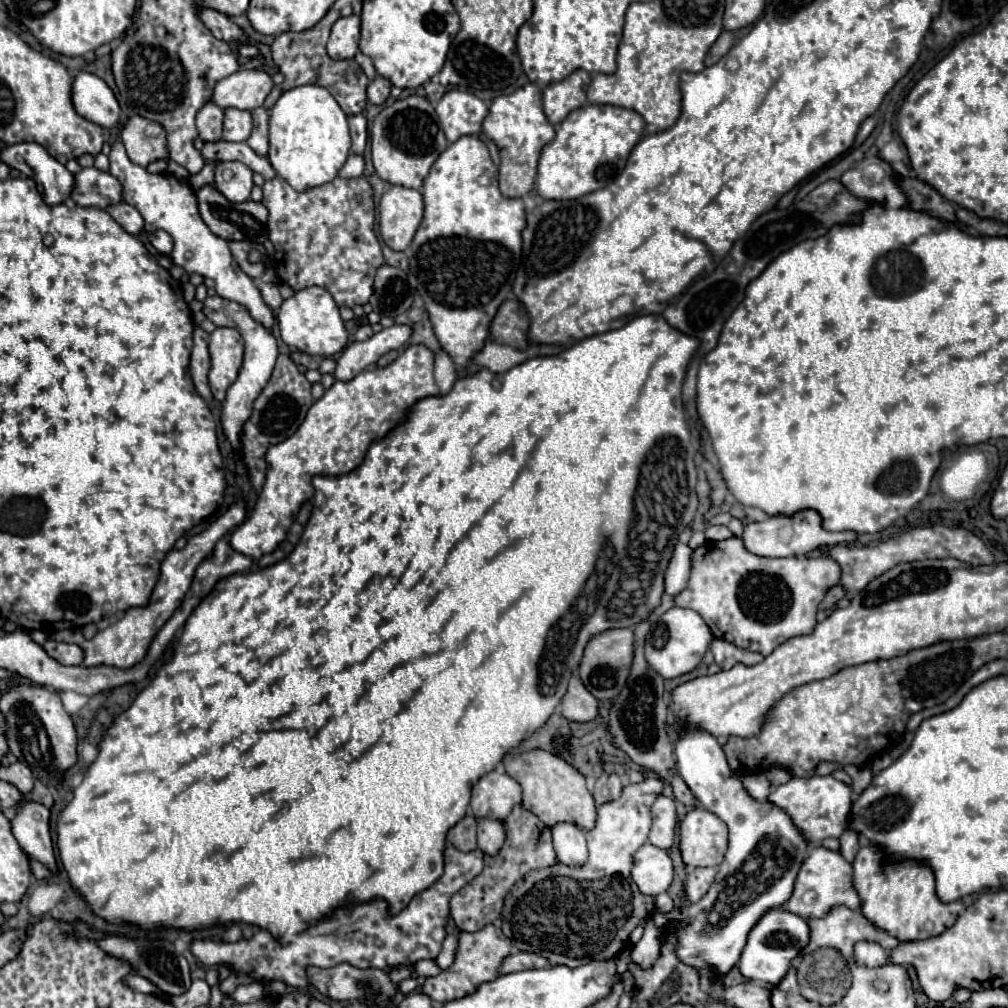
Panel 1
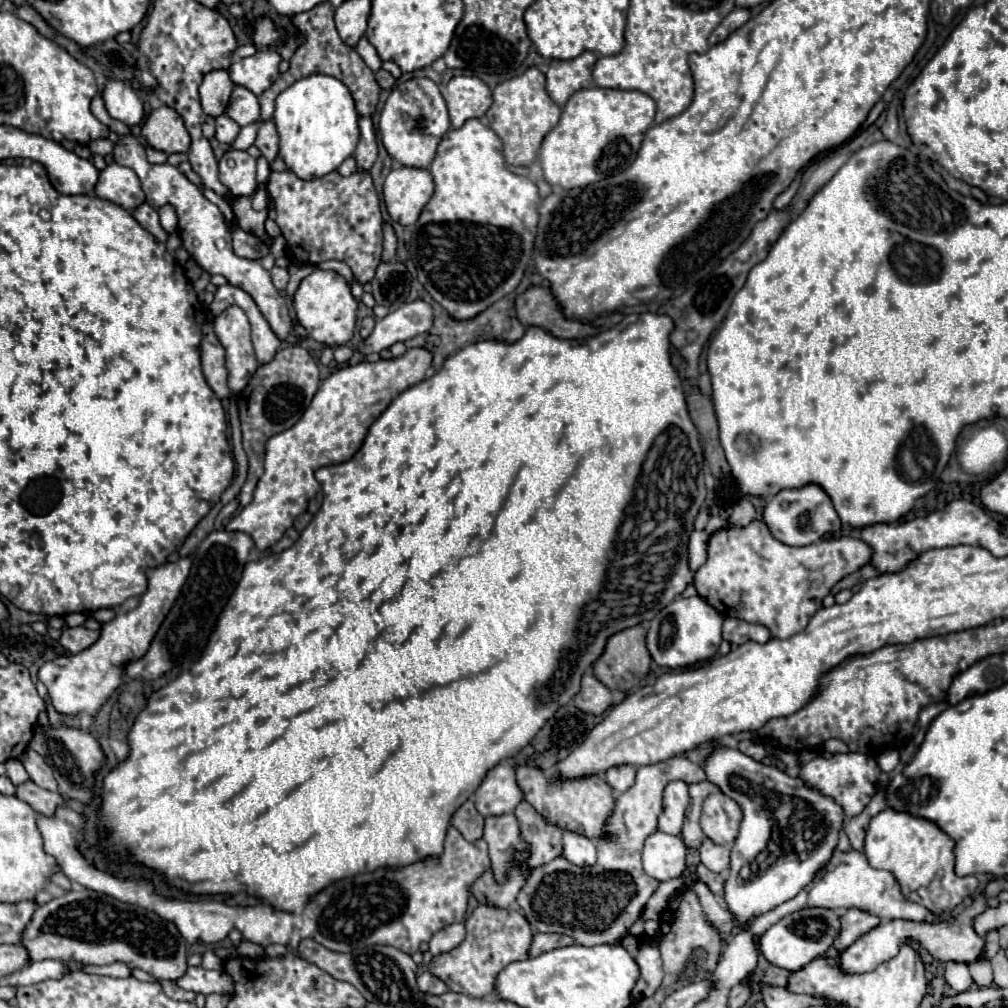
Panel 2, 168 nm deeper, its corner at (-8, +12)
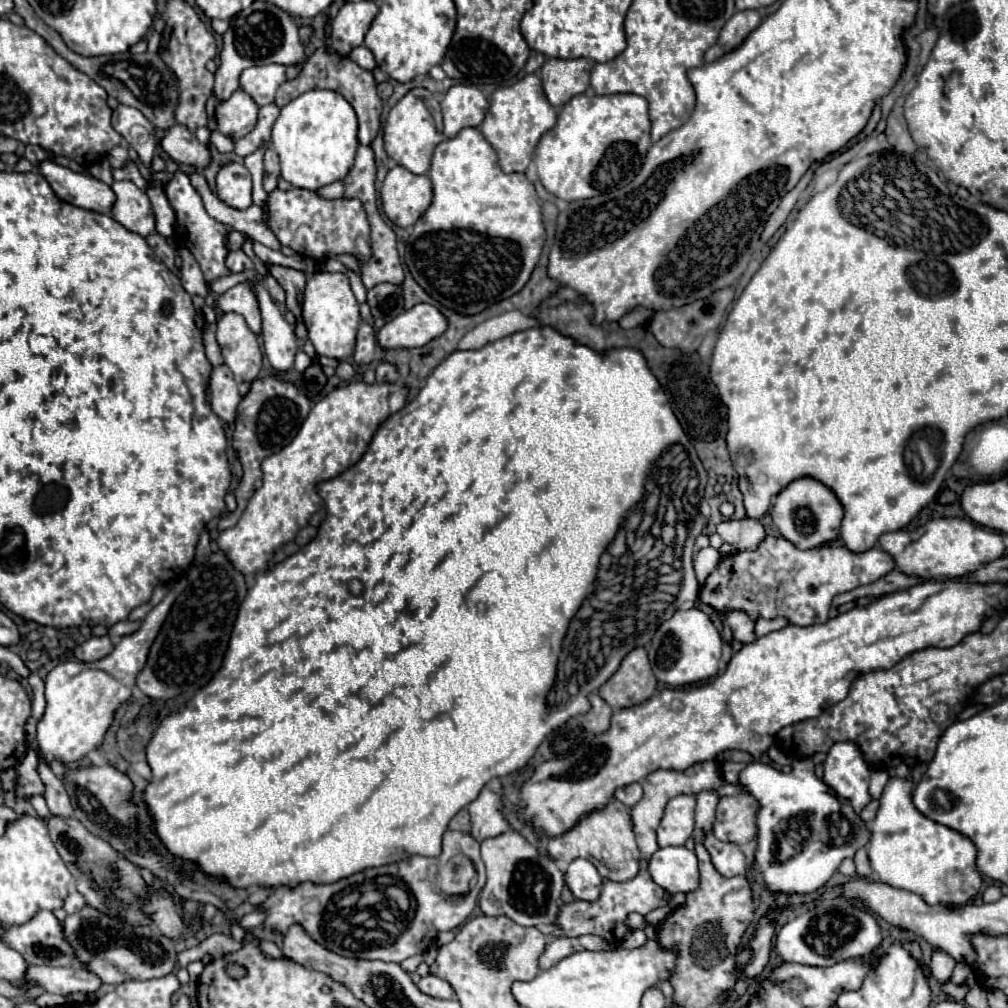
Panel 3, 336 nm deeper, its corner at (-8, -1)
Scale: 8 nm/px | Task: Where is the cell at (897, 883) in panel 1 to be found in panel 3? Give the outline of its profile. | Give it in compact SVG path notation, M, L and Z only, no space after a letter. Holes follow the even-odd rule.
M894 777L886 783L868 845L872 871L886 885L918 893L930 905L966 905L982 887L982 877L976 869L976 845L960 831L922 815L912 803L912 791L914 783L910 777Z

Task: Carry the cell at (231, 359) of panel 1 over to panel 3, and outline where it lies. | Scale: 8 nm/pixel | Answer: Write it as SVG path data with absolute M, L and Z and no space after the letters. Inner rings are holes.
M238 313L220 315L216 339L234 379L238 383L254 381L262 369L262 351L258 337L248 329L244 317Z

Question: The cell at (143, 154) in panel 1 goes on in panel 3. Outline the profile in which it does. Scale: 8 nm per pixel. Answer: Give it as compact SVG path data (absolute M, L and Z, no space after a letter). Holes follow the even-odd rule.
M174 125L166 131L166 137L162 139L162 149L178 163L204 169L210 165L210 149L208 145L200 143L196 135L180 125Z

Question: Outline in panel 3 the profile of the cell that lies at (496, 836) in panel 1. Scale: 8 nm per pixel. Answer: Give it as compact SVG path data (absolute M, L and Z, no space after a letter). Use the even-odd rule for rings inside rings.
M508 831L480 843L482 861L486 865L486 885L480 893L480 909L484 915L506 915L518 925L552 925L560 913L564 871L556 861L538 853L518 831Z

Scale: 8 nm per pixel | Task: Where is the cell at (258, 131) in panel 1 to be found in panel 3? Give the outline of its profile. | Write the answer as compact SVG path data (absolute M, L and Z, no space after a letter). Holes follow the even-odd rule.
M268 149L264 155L264 189L270 193L276 189L280 177L280 163L274 149Z

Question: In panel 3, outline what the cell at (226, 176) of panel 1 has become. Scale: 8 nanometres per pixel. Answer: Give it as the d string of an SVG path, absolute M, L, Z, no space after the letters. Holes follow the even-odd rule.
M228 163L218 171L216 195L234 209L246 209L252 205L252 181L244 165Z

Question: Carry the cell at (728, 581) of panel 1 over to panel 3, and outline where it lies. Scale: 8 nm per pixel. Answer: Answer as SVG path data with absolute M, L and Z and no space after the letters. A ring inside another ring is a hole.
M766 537L756 551L740 551L736 557L730 555L722 559L718 569L702 585L700 601L724 613L728 609L740 609L754 621L758 617L774 619L784 615L792 625L806 627L828 621L828 611L834 595L838 595L840 591L850 591L858 585L874 583L892 569L896 569L892 555L884 553L884 549L880 549L878 545L864 553L852 553L846 547L830 545L802 551L784 537ZM768 567L772 567L774 571L790 571L790 577L796 575L798 567L802 567L804 581L758 581L758 577L762 577Z

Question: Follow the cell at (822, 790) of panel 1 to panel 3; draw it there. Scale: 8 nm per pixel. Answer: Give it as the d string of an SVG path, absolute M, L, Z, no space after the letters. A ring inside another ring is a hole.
M840 741L832 745L824 761L822 781L834 787L840 797L850 801L854 811L860 811L870 801L868 779L870 769L856 743Z

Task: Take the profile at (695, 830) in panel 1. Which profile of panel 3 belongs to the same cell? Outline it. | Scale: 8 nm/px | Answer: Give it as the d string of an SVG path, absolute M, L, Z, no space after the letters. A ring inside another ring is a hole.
M742 791L732 797L722 797L714 821L714 835L720 841L732 841L744 845L756 837L756 811L758 801Z

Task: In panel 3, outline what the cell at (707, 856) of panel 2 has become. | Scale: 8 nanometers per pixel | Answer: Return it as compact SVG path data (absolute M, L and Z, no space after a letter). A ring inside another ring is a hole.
M708 831L702 845L708 849L714 867L724 875L724 877L734 877L734 875L746 875L748 865L746 865L746 857L740 851L738 845L732 843L724 843L724 841L716 841L714 833Z

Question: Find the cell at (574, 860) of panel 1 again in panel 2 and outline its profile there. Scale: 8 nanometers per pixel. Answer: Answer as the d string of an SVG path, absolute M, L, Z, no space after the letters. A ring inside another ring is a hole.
M566 830L562 836L564 852L562 856L576 866L590 866L596 862L596 842L584 834Z

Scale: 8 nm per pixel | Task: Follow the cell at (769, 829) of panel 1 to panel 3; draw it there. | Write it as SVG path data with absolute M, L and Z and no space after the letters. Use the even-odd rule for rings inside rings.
M808 757L798 759L790 773L752 761L740 773L740 783L760 803L756 817L758 847L754 859L758 861L758 871L772 893L818 891L836 873L842 859L854 857L854 853L870 841L872 833L868 823L852 811L848 801L842 803L838 793L814 775L814 763Z

